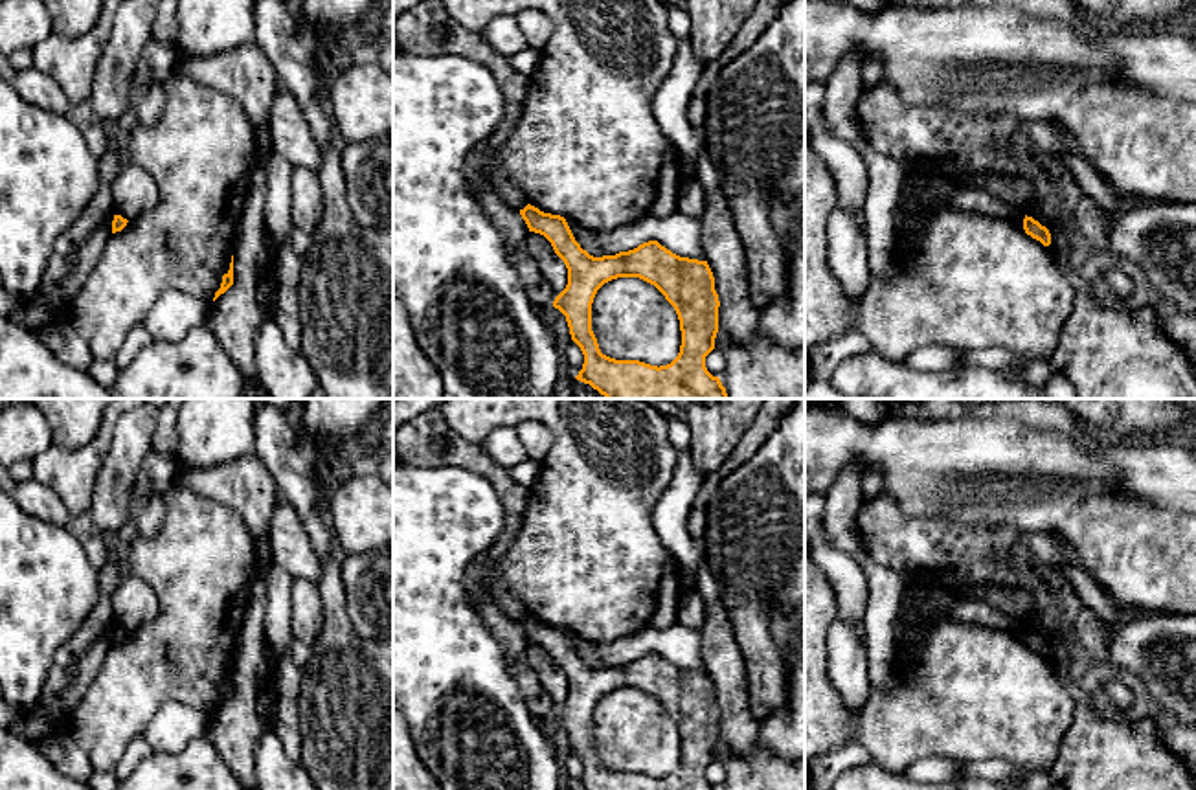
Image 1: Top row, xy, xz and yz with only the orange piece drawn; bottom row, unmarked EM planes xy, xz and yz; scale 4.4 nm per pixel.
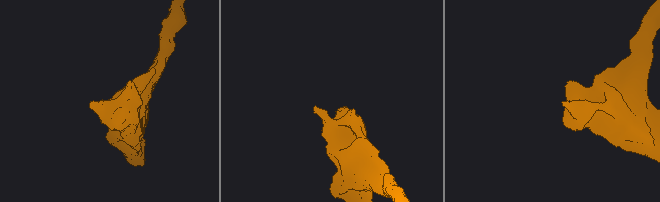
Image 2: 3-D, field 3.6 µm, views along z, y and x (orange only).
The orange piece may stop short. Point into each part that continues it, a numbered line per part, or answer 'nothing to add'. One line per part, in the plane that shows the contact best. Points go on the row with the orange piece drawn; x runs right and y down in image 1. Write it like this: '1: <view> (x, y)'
nothing to add

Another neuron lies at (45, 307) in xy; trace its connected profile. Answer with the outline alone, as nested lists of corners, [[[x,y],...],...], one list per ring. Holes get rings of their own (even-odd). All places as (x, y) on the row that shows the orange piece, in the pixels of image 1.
[[[114,217],[105,220],[83,244],[79,244],[73,268],[53,290],[39,290],[33,298],[18,301],[11,320],[26,329],[40,329],[66,320],[64,307],[79,294],[85,279],[99,261],[112,233],[112,220]]]

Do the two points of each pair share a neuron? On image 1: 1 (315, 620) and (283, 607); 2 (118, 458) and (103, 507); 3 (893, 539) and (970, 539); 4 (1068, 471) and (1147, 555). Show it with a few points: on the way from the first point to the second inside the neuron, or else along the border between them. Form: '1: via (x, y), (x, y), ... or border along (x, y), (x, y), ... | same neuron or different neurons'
1: border along (294, 579), (293, 638) | different neurons
2: via (114, 471), (111, 474), (111, 495) | same neuron
3: via (912, 539), (952, 539) | same neuron
4: via (1077, 495), (1123, 541) | same neuron

